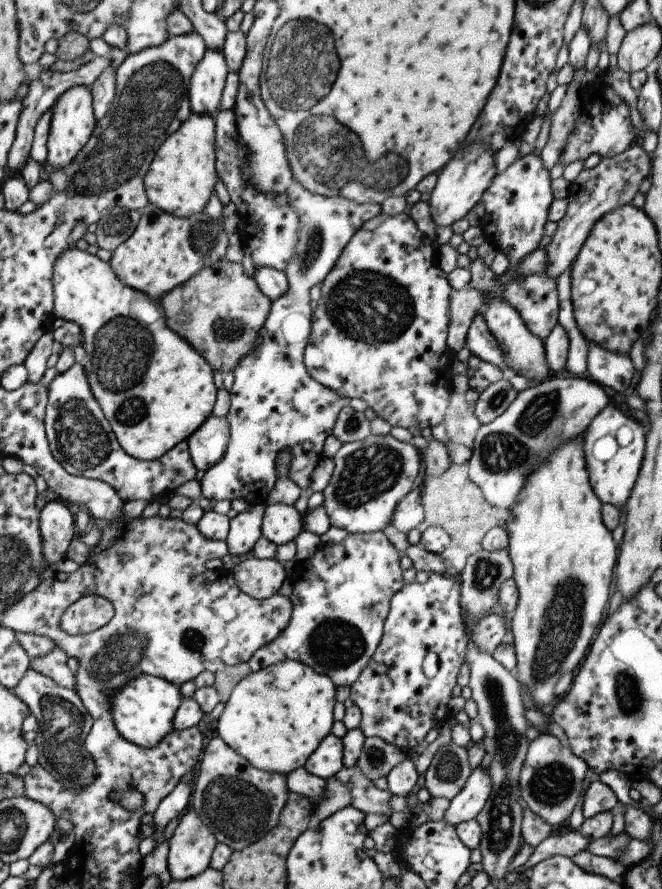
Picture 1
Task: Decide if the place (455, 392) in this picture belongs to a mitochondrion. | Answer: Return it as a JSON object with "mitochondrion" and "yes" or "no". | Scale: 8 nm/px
{"mitochondrion":"no"}

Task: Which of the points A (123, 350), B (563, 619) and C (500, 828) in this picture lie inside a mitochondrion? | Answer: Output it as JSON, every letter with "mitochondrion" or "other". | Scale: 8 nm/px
{"A":"mitochondrion","B":"mitochondrion","C":"mitochondrion"}

